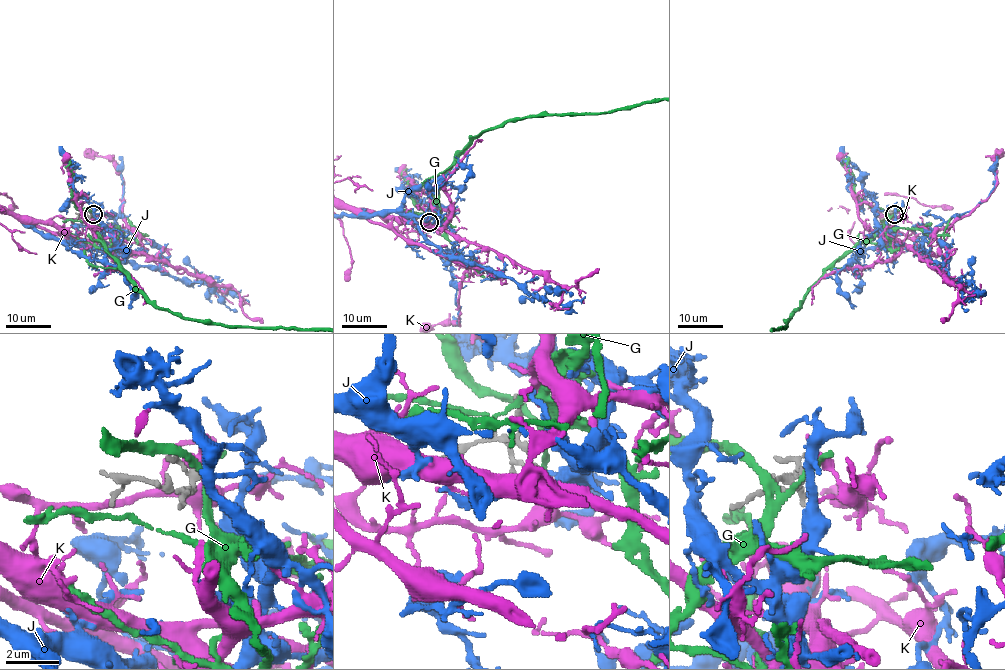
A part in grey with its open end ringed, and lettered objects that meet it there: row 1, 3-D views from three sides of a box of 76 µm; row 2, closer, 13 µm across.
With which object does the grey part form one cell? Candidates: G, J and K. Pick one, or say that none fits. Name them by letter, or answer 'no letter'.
J

